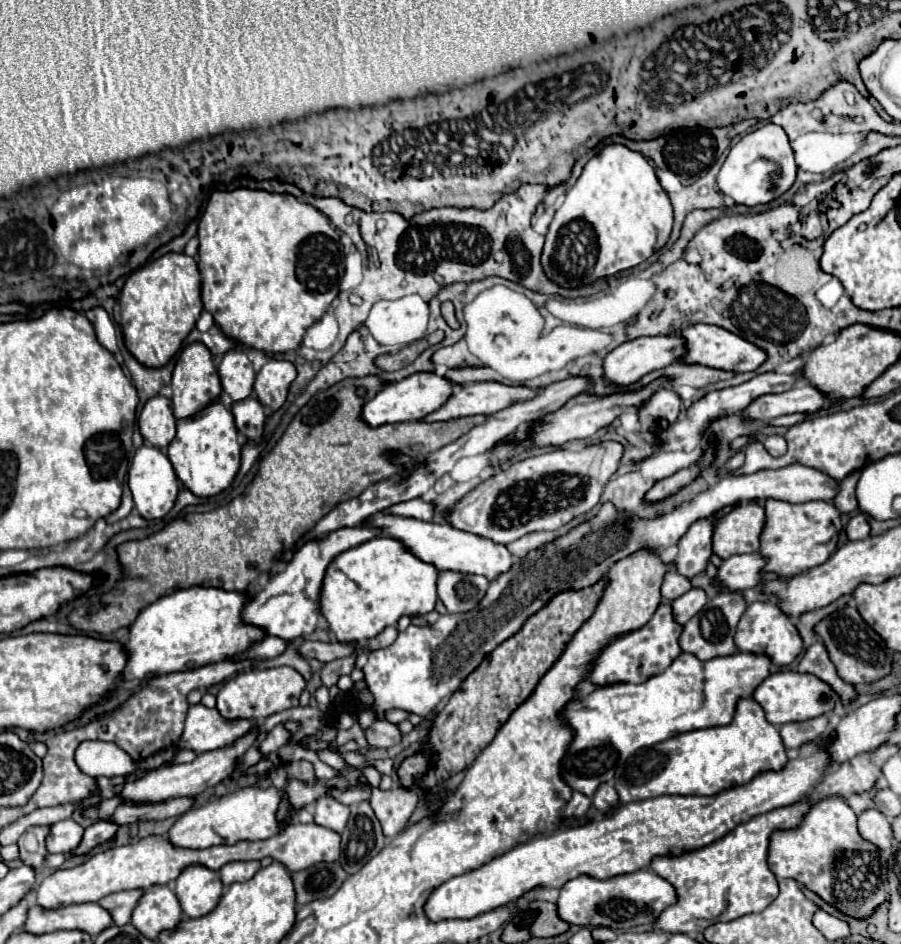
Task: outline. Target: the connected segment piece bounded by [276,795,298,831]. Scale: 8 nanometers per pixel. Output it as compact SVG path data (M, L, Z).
M284 795L282 801L280 801L280 805L278 805L278 811L276 811L276 821L280 825L280 831L284 831L294 821L296 815L298 815L298 811L294 811L294 807L288 801L288 797Z

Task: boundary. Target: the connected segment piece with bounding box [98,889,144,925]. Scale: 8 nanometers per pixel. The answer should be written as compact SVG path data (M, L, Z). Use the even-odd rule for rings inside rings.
M132 889L132 891L120 891L116 895L108 895L104 899L100 899L98 903L110 911L112 919L116 925L126 925L130 923L132 911L138 905L140 897L142 897L142 889Z

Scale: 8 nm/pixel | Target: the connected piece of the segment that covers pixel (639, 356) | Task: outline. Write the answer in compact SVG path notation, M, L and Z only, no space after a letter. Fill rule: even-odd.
M656 335L656 337L638 337L622 343L614 351L610 351L604 359L604 377L614 385L632 385L646 373L654 369L662 369L676 359L682 359L686 353L686 339L682 335Z

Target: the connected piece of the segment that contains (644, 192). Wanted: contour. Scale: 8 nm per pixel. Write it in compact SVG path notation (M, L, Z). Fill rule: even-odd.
M606 145L598 155L594 155L576 185L566 193L562 207L556 211L550 229L546 233L546 243L542 249L542 269L550 281L560 287L582 287L592 285L602 277L616 275L618 271L632 269L646 261L654 251L666 247L672 233L672 205L666 191L660 187L652 165L636 151L624 145Z

